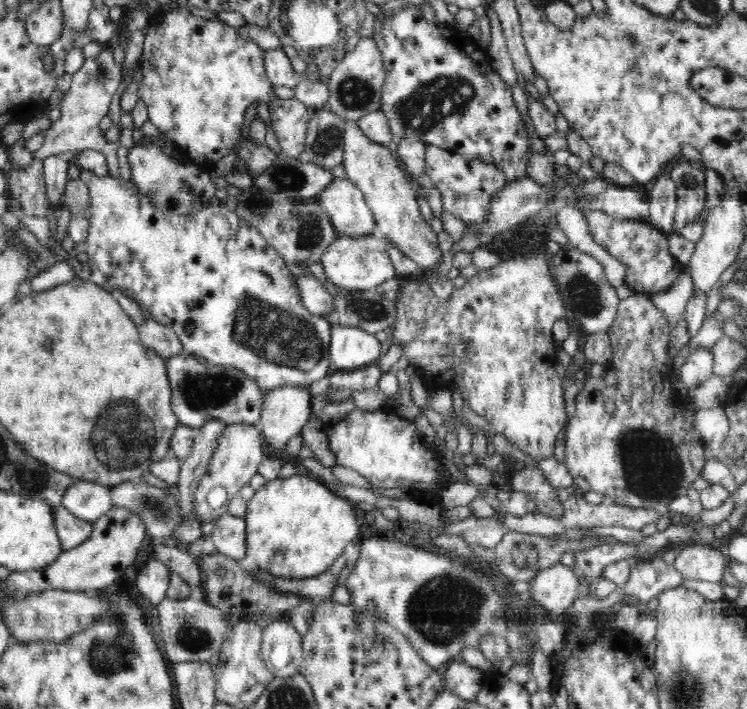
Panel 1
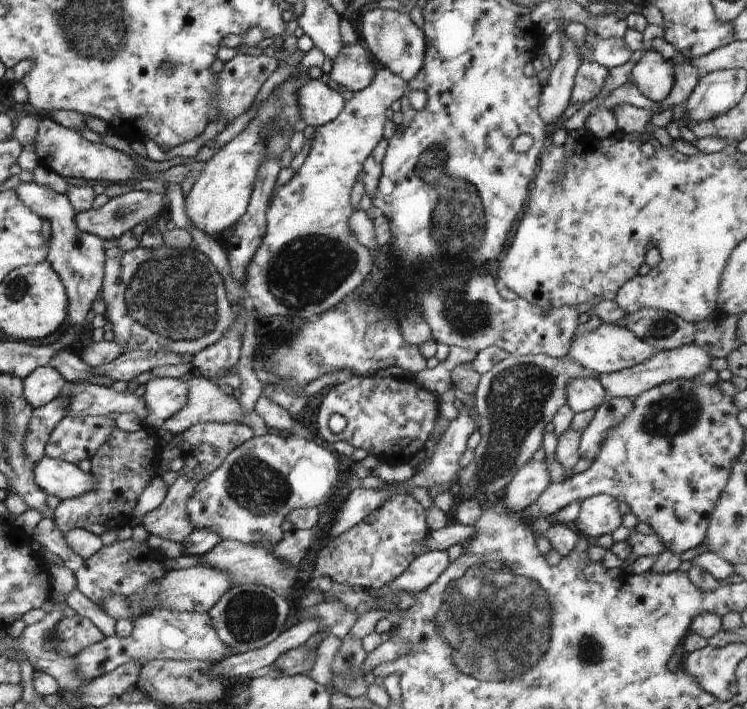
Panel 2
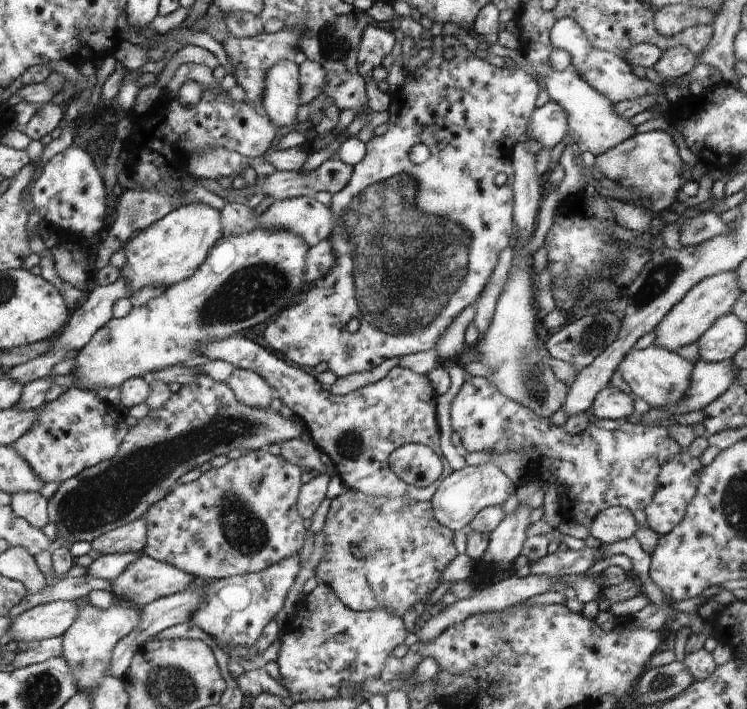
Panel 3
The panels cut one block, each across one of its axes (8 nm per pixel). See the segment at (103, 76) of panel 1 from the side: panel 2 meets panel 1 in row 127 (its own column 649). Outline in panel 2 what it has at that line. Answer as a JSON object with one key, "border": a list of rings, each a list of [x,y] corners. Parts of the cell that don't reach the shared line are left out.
{"border":[[[653,48],[643,52],[629,75],[640,92],[653,102],[660,103],[673,86],[672,59],[664,59]]]}

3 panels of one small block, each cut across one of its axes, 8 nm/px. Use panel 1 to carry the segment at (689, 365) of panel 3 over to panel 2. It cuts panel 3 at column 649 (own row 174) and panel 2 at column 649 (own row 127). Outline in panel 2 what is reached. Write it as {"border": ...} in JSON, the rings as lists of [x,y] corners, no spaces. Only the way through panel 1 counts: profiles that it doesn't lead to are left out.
{"border":[[[601,323],[594,331],[580,334],[570,343],[570,356],[572,360],[582,364],[586,370],[596,374],[608,374],[632,368],[642,364],[654,356],[656,350],[641,338],[634,336],[628,328],[613,324]]]}

